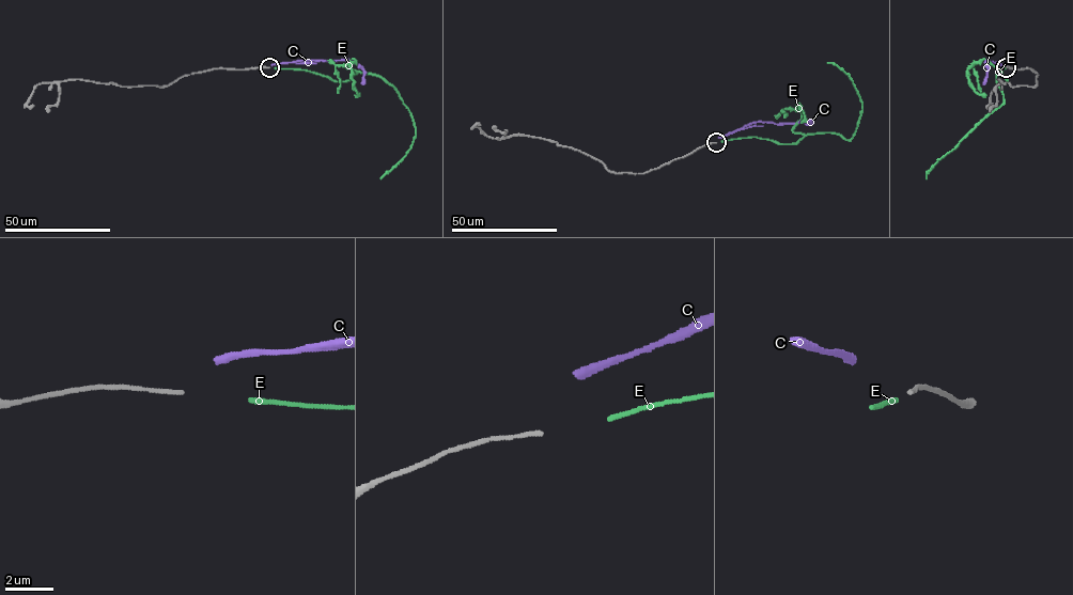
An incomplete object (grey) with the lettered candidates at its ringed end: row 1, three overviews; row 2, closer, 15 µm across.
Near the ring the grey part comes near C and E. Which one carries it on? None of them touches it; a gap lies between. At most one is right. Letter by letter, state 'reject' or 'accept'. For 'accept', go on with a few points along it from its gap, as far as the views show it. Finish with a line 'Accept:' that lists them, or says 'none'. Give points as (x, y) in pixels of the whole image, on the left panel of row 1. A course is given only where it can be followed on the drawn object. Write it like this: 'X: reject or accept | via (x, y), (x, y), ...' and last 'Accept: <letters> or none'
C: reject
E: accept | via (275, 67), (309, 71), (336, 81), (358, 72), (375, 74), (392, 85), (409, 111), (416, 136), (381, 178)
Accept: E

